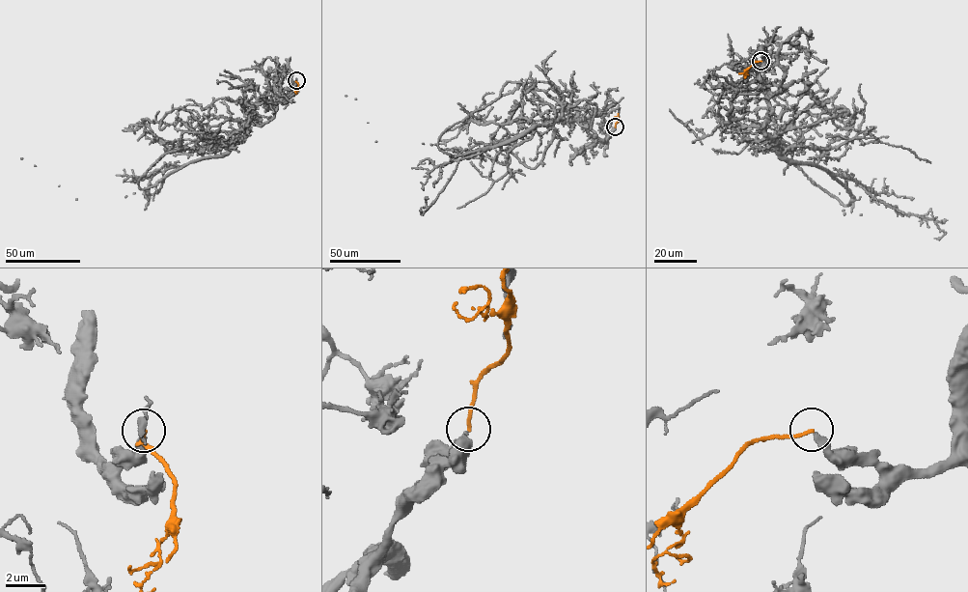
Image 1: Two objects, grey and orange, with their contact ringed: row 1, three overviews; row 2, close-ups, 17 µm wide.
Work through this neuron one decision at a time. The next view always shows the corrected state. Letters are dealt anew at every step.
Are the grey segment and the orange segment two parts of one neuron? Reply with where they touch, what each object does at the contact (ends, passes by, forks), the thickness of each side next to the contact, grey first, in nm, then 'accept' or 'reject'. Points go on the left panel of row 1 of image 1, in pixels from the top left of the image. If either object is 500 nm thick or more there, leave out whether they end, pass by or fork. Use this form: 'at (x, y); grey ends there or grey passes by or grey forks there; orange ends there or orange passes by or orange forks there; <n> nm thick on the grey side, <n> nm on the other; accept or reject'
at (296, 80); grey ends there; orange ends there; 320 nm thick on the grey side, 170 nm on the other; reject

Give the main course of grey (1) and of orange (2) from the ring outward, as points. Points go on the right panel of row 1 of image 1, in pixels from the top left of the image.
1: (761, 61), (785, 74), (747, 94), (741, 78), (764, 86), (764, 132), (846, 187), (844, 213), (815, 150)
2: (760, 61), (751, 66), (743, 75), (746, 76)

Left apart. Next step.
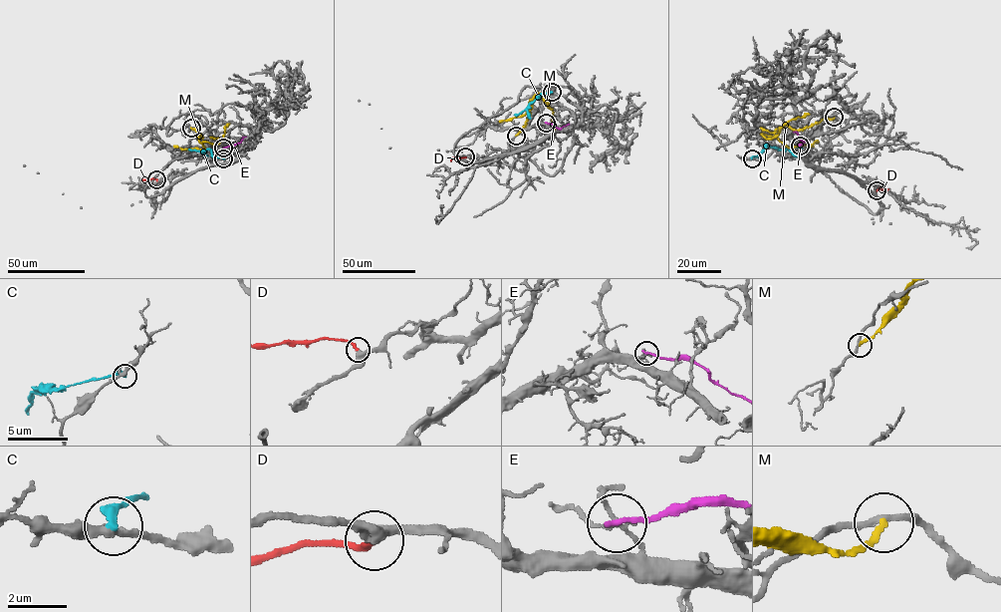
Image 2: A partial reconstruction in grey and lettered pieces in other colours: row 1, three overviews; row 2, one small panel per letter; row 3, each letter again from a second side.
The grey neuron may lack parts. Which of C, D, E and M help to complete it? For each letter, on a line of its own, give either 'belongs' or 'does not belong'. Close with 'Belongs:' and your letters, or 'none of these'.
C: does not belong
D: belongs
E: does not belong
M: does not belong
Belongs: D

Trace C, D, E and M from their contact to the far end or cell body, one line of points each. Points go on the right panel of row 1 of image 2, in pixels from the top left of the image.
C: (752, 158), (767, 146), (785, 150), (801, 146)
D: (876, 190), (888, 188)
E: (800, 146), (804, 141), (793, 132)
M: (834, 118), (799, 130), (788, 126), (779, 127), (772, 137), (760, 134), (771, 139), (789, 121), (809, 114)

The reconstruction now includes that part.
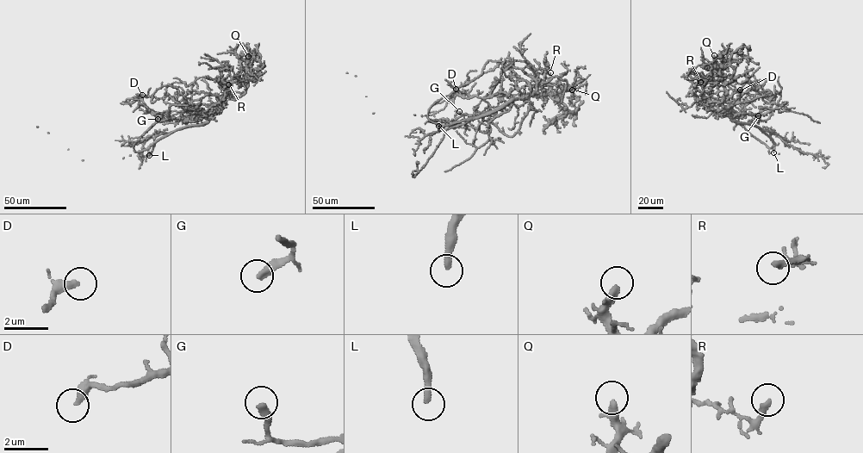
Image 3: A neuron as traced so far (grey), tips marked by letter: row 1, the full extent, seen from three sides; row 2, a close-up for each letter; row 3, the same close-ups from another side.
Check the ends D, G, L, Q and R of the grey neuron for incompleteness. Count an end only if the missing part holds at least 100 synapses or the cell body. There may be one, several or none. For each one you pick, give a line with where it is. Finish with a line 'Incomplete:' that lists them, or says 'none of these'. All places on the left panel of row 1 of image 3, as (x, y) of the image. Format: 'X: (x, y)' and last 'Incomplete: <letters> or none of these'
L: (149, 155)
Incomplete: L

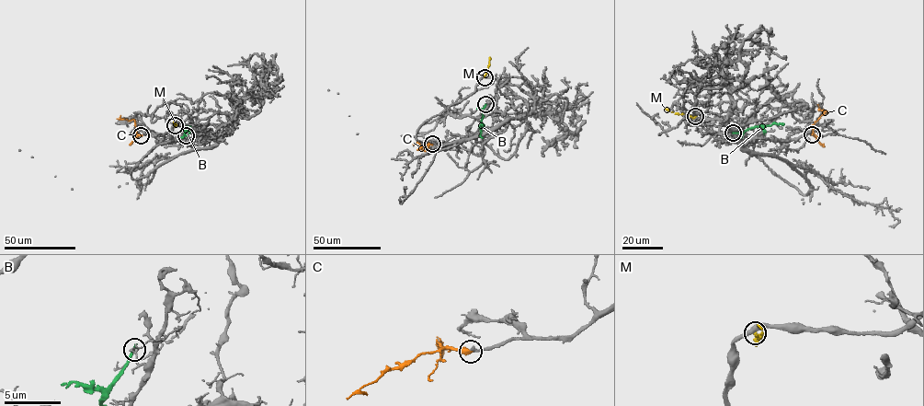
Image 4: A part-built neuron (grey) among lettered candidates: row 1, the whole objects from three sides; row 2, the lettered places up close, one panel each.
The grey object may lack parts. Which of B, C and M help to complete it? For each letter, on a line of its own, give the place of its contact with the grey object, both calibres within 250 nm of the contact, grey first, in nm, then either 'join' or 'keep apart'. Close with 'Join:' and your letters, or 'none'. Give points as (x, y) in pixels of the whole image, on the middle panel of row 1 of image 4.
B: meets grey at (485, 104); 120 nm thick on the grey side, 320 nm on the other; keep apart
C: meets grey at (432, 144); 280 nm thick on the grey side, 480 nm on the other; join
M: meets grey at (484, 77); 440 nm thick on the grey side, 280 nm on the other; keep apart
Join: C

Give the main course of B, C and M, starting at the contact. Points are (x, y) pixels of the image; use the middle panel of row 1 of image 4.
B: (485, 104), (480, 126), (483, 138)
C: (432, 144), (428, 143), (425, 151), (417, 141)
M: (484, 77), (489, 57)

